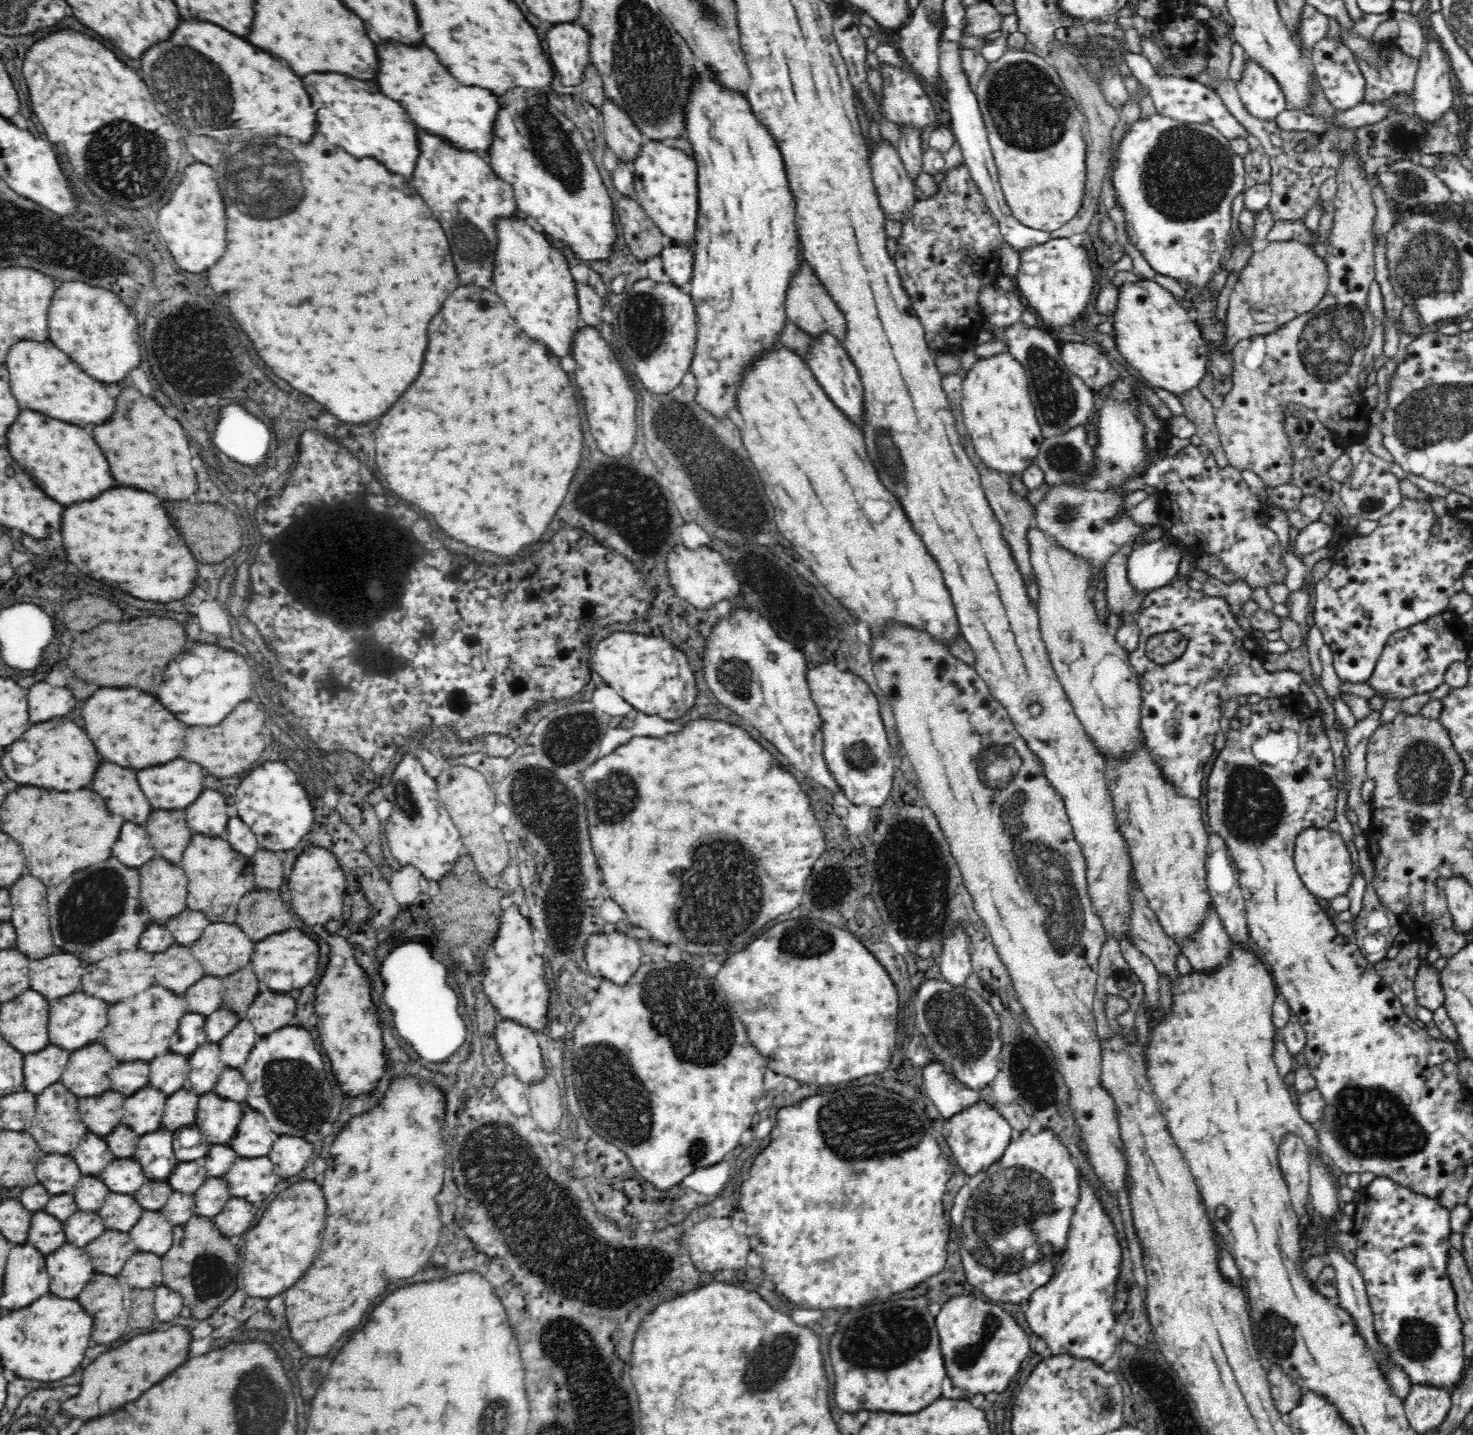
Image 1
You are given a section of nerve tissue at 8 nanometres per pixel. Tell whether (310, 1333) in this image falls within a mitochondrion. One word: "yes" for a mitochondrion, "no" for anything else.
no

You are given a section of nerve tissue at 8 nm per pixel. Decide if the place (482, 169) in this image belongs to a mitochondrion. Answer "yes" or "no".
no

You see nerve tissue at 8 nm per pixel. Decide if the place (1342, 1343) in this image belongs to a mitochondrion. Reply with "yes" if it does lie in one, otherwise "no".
no

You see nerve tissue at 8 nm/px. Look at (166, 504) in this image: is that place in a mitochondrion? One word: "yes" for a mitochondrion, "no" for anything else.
no

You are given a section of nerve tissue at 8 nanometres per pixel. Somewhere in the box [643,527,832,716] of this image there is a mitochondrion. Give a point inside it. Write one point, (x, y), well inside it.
(734, 674)

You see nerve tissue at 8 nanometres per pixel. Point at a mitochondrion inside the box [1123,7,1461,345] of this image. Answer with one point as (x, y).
(1187, 175)

